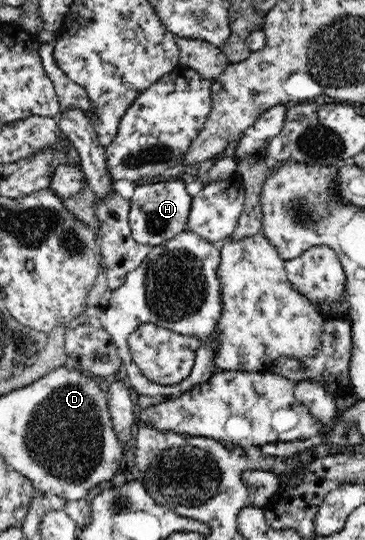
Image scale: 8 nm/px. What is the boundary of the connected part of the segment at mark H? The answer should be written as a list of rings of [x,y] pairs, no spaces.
[[[187,179],[136,185],[129,200],[129,226],[133,238],[150,248],[162,245],[187,230],[193,197],[186,191]]]

